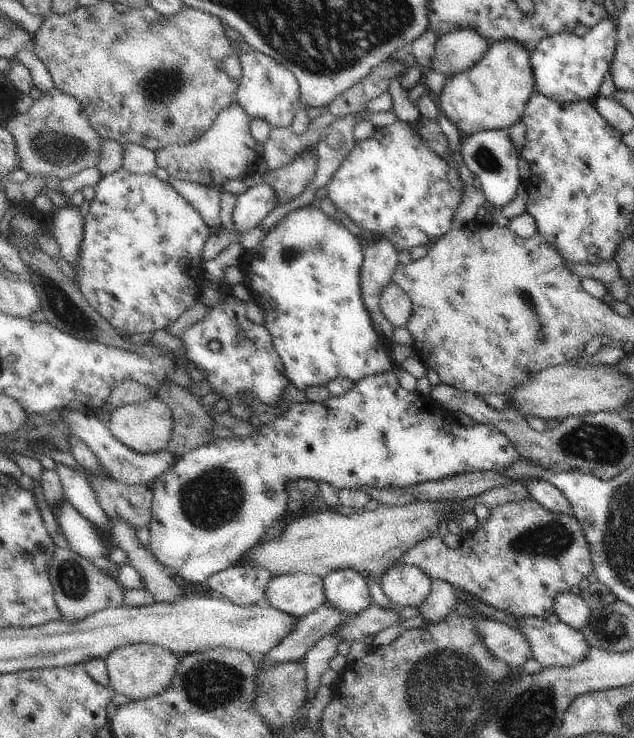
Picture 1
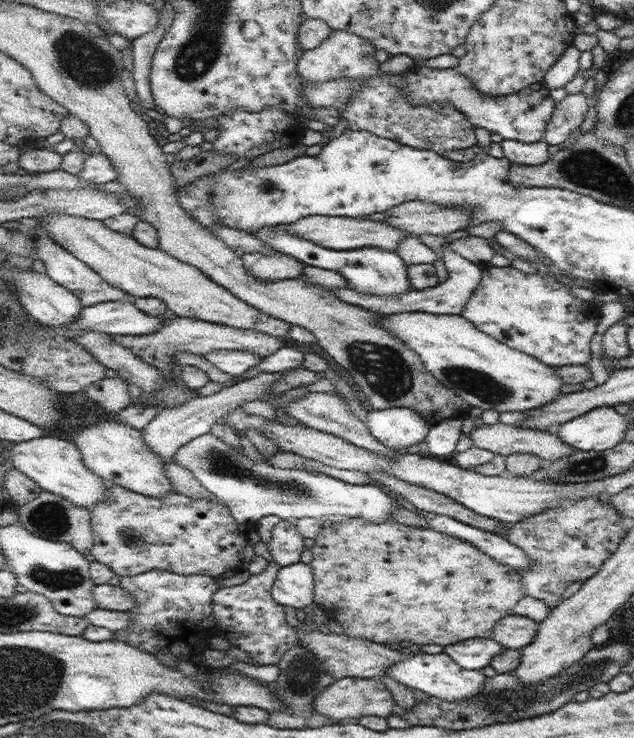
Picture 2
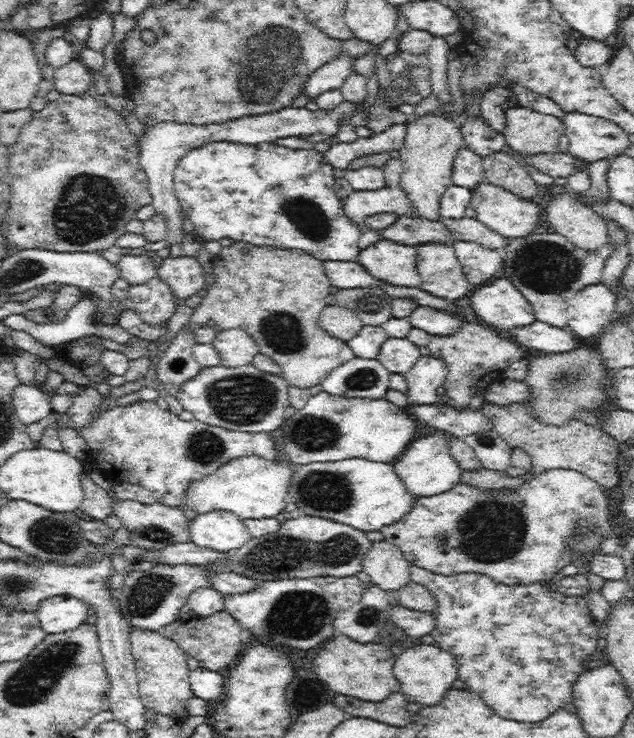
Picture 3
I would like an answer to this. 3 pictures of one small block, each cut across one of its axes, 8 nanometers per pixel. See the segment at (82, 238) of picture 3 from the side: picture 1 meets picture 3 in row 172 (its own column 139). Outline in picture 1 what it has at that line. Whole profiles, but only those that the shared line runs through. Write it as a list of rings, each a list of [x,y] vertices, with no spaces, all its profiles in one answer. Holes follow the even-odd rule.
[[[99,2],[91,10],[81,6],[73,14],[67,14],[67,16],[59,16],[59,14],[53,12],[51,16],[45,18],[41,30],[37,32],[33,52],[45,64],[45,68],[51,72],[55,88],[75,96],[85,106],[85,112],[91,118],[91,126],[97,130],[97,134],[101,134],[103,142],[105,140],[115,140],[119,144],[141,144],[141,146],[145,146],[153,152],[163,150],[167,144],[179,146],[179,144],[191,144],[195,140],[201,140],[201,136],[205,136],[205,132],[209,132],[209,128],[213,128],[213,124],[217,122],[217,114],[221,114],[229,104],[235,102],[235,90],[237,90],[239,80],[241,80],[239,56],[233,50],[231,42],[225,38],[221,22],[207,12],[193,10],[193,8],[187,8],[187,6],[183,8],[183,12],[177,12],[177,16],[175,14],[173,16],[161,16],[153,10],[153,6],[147,6],[143,10],[125,10],[125,8],[119,8],[119,6],[109,4],[109,2]]]

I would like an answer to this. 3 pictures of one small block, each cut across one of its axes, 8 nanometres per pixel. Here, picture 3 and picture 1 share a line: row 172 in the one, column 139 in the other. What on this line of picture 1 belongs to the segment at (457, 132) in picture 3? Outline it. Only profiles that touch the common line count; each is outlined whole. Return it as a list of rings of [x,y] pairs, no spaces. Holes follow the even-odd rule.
[[[153,396],[141,404],[133,404],[133,406],[125,406],[113,412],[111,420],[107,422],[111,434],[123,442],[127,448],[137,450],[141,454],[153,454],[153,452],[161,452],[165,450],[169,438],[173,438],[173,412],[169,410],[169,406],[165,406],[165,402],[161,402],[161,398]]]

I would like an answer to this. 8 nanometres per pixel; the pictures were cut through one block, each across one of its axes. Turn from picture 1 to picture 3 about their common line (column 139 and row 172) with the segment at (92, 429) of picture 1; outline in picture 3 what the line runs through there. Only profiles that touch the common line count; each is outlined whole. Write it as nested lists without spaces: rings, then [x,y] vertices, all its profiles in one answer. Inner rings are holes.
[[[466,146],[458,152],[454,158],[454,172],[452,172],[452,184],[464,186],[468,190],[474,190],[478,184],[484,182],[484,158],[478,154],[466,150]]]

